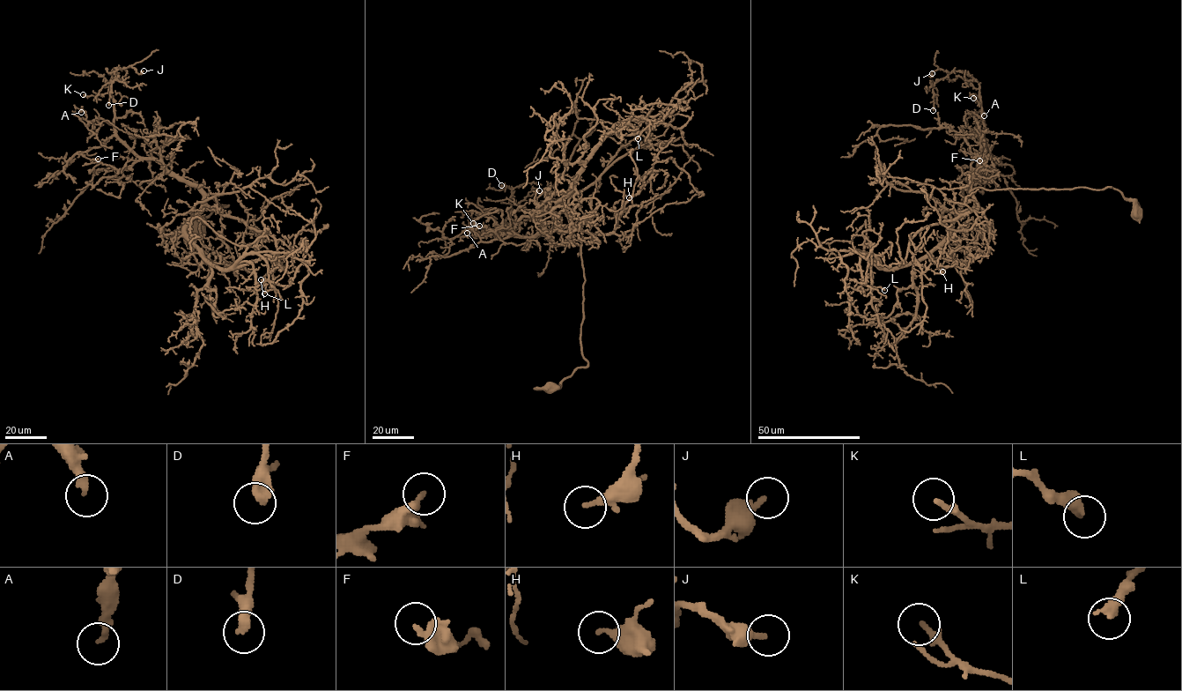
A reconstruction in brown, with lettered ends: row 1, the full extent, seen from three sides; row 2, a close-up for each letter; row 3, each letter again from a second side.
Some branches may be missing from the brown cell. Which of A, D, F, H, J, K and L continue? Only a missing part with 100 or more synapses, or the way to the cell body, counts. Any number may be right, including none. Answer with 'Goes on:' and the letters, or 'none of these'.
Goes on: none of these

